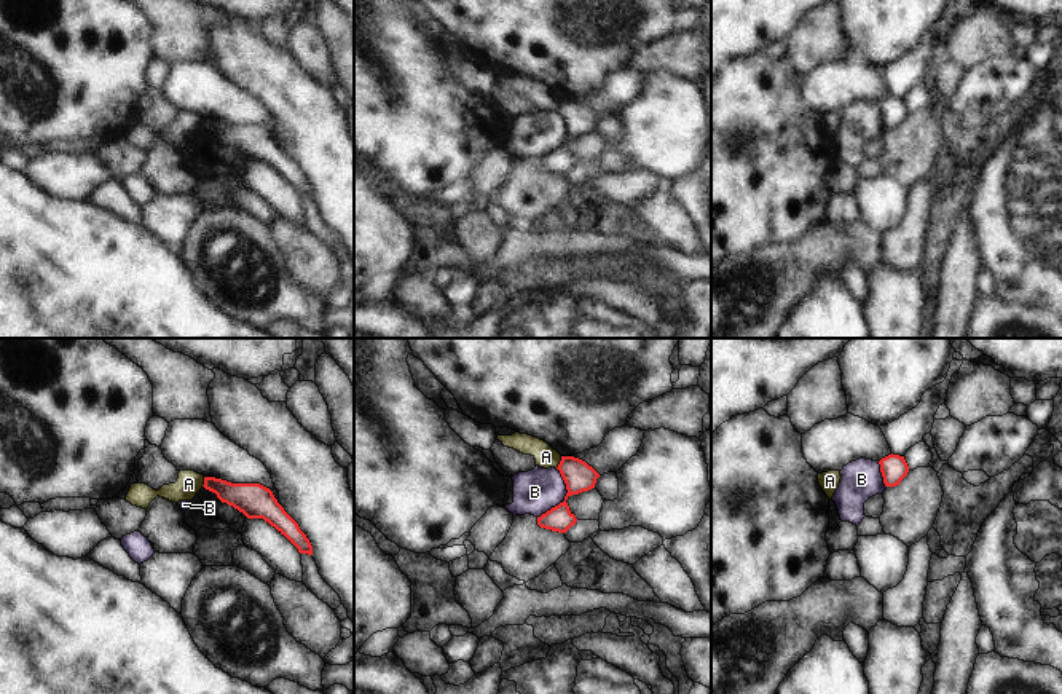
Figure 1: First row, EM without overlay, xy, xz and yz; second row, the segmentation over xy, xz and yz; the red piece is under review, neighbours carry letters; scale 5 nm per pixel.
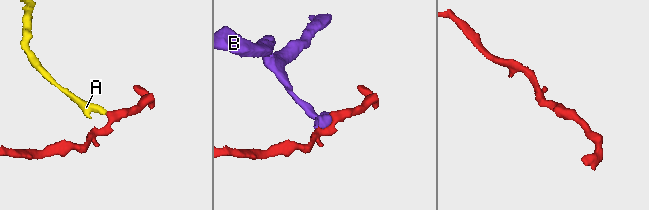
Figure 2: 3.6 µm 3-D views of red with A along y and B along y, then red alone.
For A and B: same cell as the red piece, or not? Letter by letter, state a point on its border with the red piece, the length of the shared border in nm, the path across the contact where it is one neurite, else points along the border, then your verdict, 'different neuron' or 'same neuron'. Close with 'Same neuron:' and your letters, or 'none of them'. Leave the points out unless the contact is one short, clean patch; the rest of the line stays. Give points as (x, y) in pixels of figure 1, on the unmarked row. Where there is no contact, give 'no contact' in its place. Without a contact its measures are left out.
A: meets red in xz at (560, 106); contact 70 nm long; border along xz (562, 99), (555, 110); different neuron
B: meets red in xz at (565, 139); contact 280 nm long; border along xz (557, 110), (566, 138), (538, 160); different neuron
Same neuron: none of them

